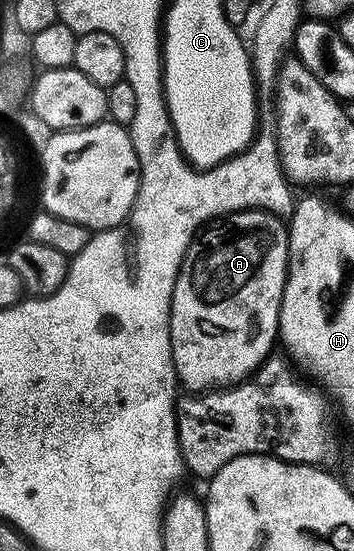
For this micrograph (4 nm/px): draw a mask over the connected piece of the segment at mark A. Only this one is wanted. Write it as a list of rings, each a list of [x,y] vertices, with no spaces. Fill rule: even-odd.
[[[248,209],[247,211],[234,211],[231,215],[220,215],[217,219],[210,220],[194,236],[188,249],[182,255],[182,264],[176,277],[176,285],[170,302],[170,344],[172,345],[172,361],[174,372],[178,374],[178,382],[187,392],[201,393],[216,387],[233,387],[244,379],[250,378],[254,370],[265,361],[275,350],[278,339],[278,318],[280,305],[284,297],[286,274],[290,264],[290,228],[287,220],[281,215],[274,215],[271,211]]]

